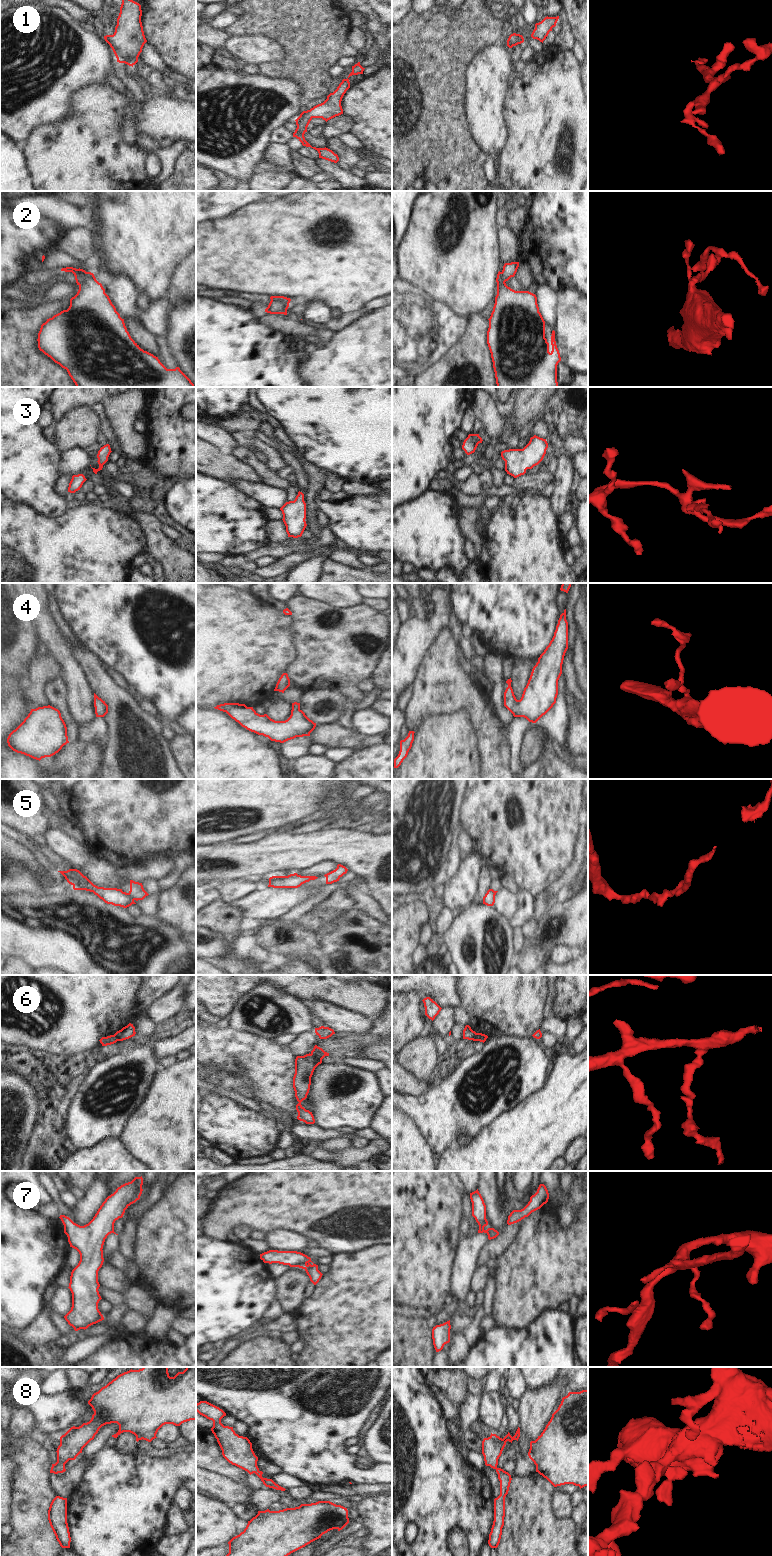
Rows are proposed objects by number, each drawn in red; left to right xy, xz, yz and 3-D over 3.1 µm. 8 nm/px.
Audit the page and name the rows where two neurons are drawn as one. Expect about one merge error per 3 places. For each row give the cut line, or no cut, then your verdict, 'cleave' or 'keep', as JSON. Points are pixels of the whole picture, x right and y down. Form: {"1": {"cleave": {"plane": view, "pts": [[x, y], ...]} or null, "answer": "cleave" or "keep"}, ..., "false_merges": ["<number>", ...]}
{"1": {"cleave": null, "answer": "keep"}, "2": {"cleave": {"plane": "xz", "pts": [[271, 300], [282, 300], [288, 305]]}, "answer": "cleave"}, "3": {"cleave": null, "answer": "keep"}, "4": {"cleave": null, "answer": "keep"}, "5": {"cleave": {"plane": "xy", "pts": [[123, 892], [134, 899]]}, "answer": "cleave"}, "6": {"cleave": {"plane": "xz", "pts": [[310, 1054], [319, 1063]]}, "answer": "cleave"}, "7": {"cleave": {"plane": "xz", "pts": [[309, 1257], [306, 1262]]}, "answer": "cleave"}, "8": {"cleave": null, "answer": "keep"}, "false_merges": ["2", "5", "6", "7"]}

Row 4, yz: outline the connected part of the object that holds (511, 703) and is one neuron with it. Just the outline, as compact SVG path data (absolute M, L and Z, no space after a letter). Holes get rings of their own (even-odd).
M566 609L560 615L554 636L533 667L522 697L517 700L511 687L511 678L506 681L504 706L514 717L524 717L536 723L556 703L558 680L568 649L568 622Z

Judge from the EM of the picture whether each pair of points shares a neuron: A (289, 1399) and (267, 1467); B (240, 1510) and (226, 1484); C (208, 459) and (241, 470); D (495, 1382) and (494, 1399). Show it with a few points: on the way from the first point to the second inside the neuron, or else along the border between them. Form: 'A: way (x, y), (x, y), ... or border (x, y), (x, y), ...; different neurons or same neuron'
A: border (265, 1458), (282, 1471); different neurons
B: border (246, 1502), (236, 1502), (232, 1505); different neurons
C: way (216, 464), (233, 470); same neuron
D: border (499, 1391), (487, 1391), (482, 1395); different neurons

